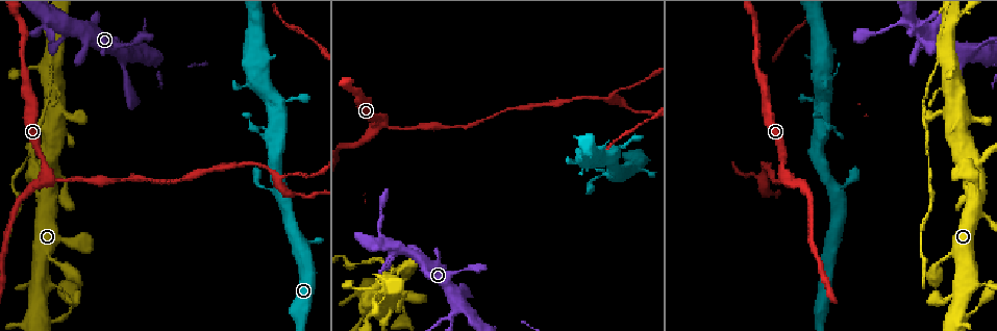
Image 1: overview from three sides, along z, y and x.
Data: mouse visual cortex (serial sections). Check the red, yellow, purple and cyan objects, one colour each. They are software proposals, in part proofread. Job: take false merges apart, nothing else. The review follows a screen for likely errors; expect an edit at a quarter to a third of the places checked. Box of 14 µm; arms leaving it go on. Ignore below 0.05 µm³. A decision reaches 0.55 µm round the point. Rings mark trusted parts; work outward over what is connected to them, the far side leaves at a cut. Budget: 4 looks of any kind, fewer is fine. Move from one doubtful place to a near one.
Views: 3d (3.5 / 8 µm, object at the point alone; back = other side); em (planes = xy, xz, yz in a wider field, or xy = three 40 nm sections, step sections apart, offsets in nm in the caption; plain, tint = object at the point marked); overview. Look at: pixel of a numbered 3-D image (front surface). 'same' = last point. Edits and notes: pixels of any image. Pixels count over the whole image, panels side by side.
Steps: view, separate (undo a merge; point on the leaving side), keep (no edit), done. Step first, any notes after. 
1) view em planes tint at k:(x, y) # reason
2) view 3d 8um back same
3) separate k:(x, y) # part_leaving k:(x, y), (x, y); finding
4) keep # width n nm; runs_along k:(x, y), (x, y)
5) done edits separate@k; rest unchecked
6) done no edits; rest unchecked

view 3d 8um at 1:(381, 120) # sharp bend

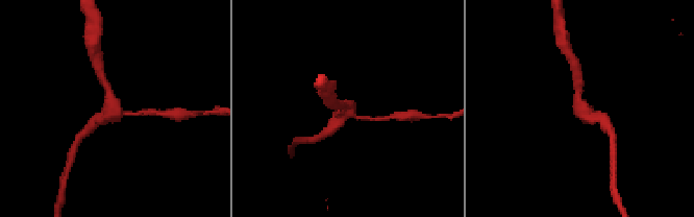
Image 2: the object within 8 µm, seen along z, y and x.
view em xy step 2 tint at 2:(114, 112) # shape alone is not enough

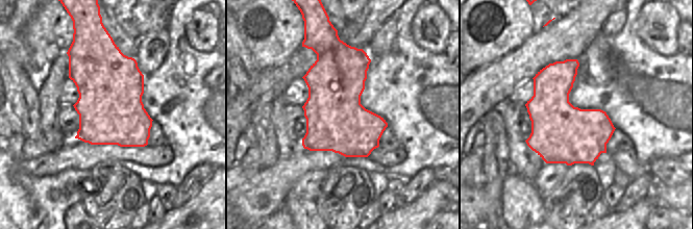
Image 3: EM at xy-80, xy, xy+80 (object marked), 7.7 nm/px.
keep # runs_along 2:(107, 87), (112, 113), (141, 113); continuous, no second cell

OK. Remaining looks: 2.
view 3d 3.5um at 1:(57, 195) # sharp bend

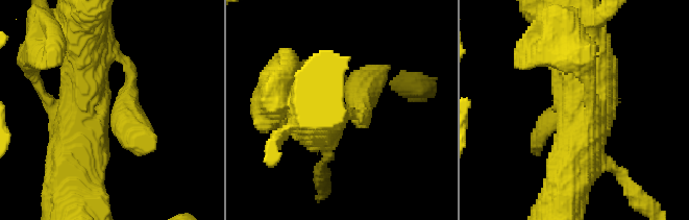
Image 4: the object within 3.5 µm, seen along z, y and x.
view em xy step 1 tint at 4:(103, 114) # shape alone is not enough

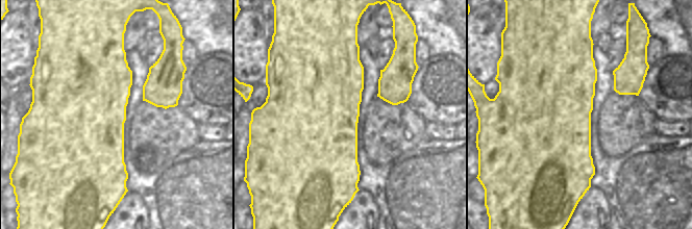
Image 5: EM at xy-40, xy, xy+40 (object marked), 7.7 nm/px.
keep # all the same cell

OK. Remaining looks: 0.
done no edits; rest unchecked

